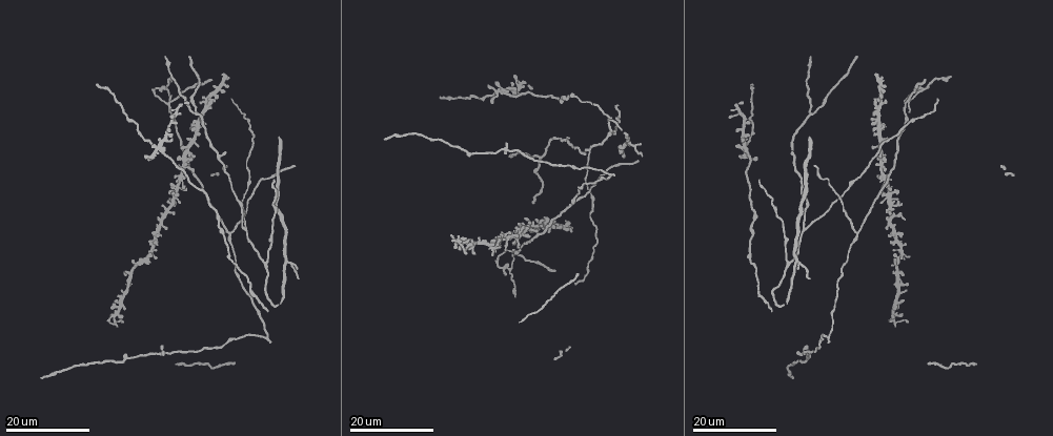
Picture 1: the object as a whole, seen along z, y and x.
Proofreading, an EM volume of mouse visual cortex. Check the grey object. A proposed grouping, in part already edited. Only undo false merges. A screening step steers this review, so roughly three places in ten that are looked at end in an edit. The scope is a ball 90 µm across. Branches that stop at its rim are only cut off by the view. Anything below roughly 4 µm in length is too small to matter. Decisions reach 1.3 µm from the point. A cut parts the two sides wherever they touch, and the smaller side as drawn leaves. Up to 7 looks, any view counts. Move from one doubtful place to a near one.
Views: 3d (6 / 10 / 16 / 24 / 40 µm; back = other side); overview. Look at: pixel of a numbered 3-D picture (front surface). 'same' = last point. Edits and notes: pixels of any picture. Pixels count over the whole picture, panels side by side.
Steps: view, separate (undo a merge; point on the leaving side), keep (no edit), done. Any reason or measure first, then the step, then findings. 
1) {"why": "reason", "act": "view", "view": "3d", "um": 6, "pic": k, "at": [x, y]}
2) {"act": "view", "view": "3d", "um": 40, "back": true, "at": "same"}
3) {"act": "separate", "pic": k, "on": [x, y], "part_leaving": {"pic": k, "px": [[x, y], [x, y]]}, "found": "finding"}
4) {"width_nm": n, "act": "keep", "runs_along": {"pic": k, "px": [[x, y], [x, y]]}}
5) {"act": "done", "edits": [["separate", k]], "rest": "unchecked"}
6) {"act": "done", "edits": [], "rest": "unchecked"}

{"why": "small branch off a trunk", "act": "view", "view": "3d", "um": 24, "pic": 1, "at": [114, 319]}

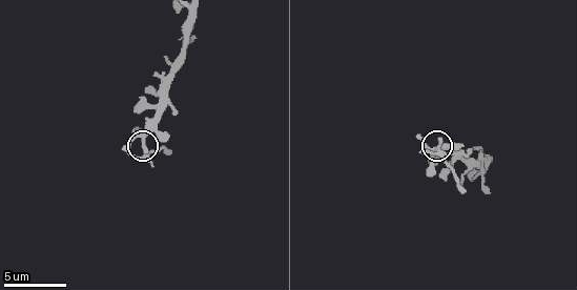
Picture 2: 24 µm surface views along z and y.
{"why": "zoom in", "act": "view", "view": "3d", "um": 10, "pic": 2, "at": [144, 145]}

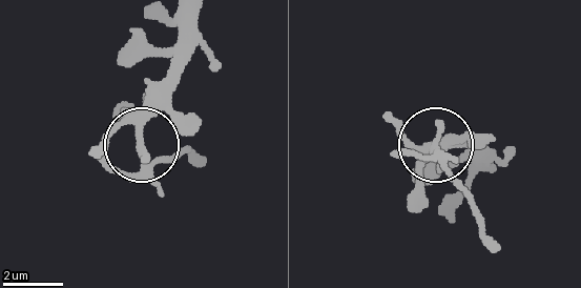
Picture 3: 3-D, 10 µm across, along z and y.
{"width_nm": 230, "act": "keep", "found": "continuous, no second cell"}

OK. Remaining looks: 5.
{"why": "three-way junction", "act": "view", "view": "3d", "um": 16, "pic": 1, "at": [540, 159]}

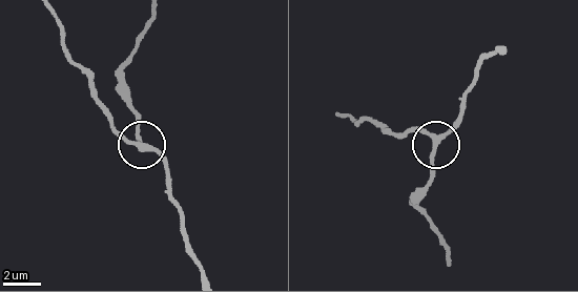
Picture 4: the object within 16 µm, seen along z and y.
{"act": "view", "view": "3d", "um": 10, "pic": 4, "at": [139, 143]}

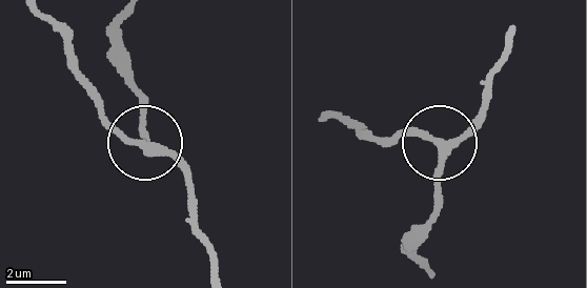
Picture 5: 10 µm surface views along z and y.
{"act": "keep", "found": "one cell here"}

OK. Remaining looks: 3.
{"why": "four or more arms meet", "act": "view", "view": "3d", "um": 16, "pic": 1, "at": [743, 146]}

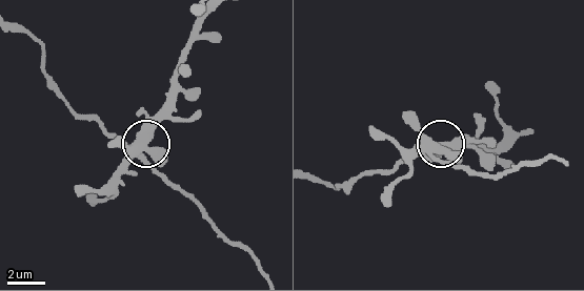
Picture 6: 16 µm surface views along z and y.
{"act": "view", "view": "3d", "um": 10, "pic": 6, "at": [429, 145]}

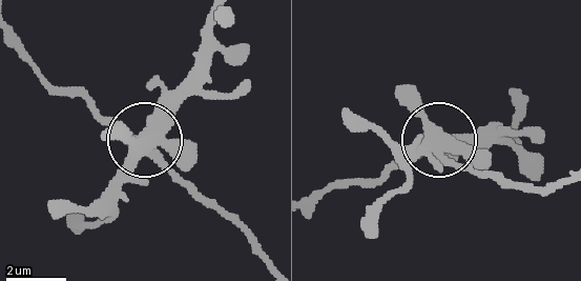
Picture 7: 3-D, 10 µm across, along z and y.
{"arms": 5, "act": "keep", "runs_along": {"pic": 7, "px": [[273, 262], [150, 146], [152, 134], [195, 92]]}, "found": "continuous, no second cell"}

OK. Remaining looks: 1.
{"act": "done", "edits": [], "rest": "unchecked"}

